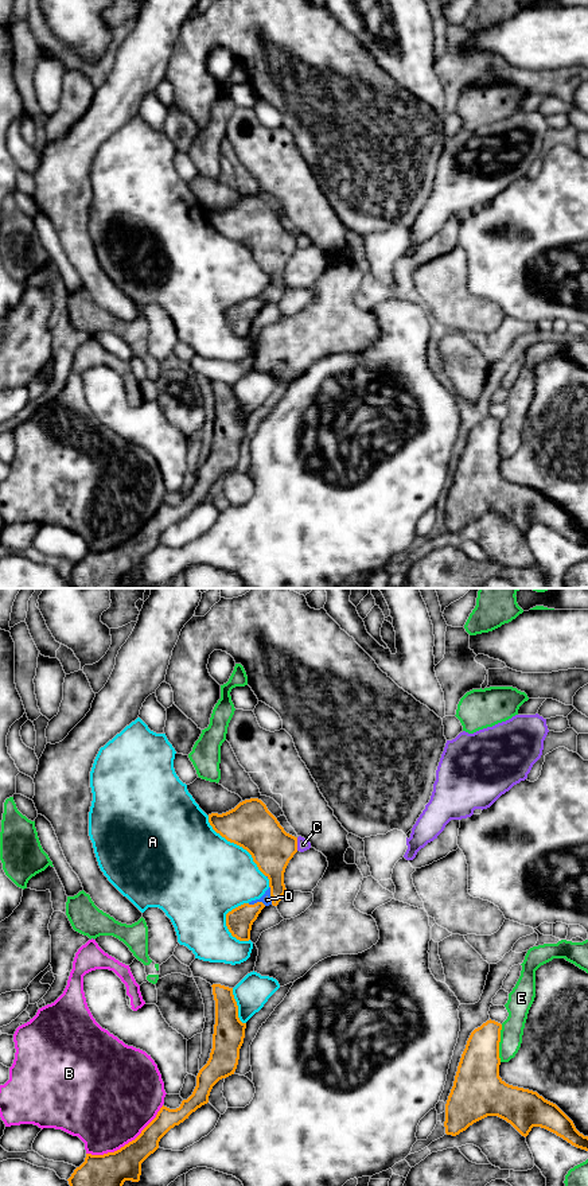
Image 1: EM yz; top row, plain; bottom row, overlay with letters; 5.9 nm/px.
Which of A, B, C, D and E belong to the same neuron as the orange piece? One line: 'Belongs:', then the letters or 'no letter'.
Belongs: D

